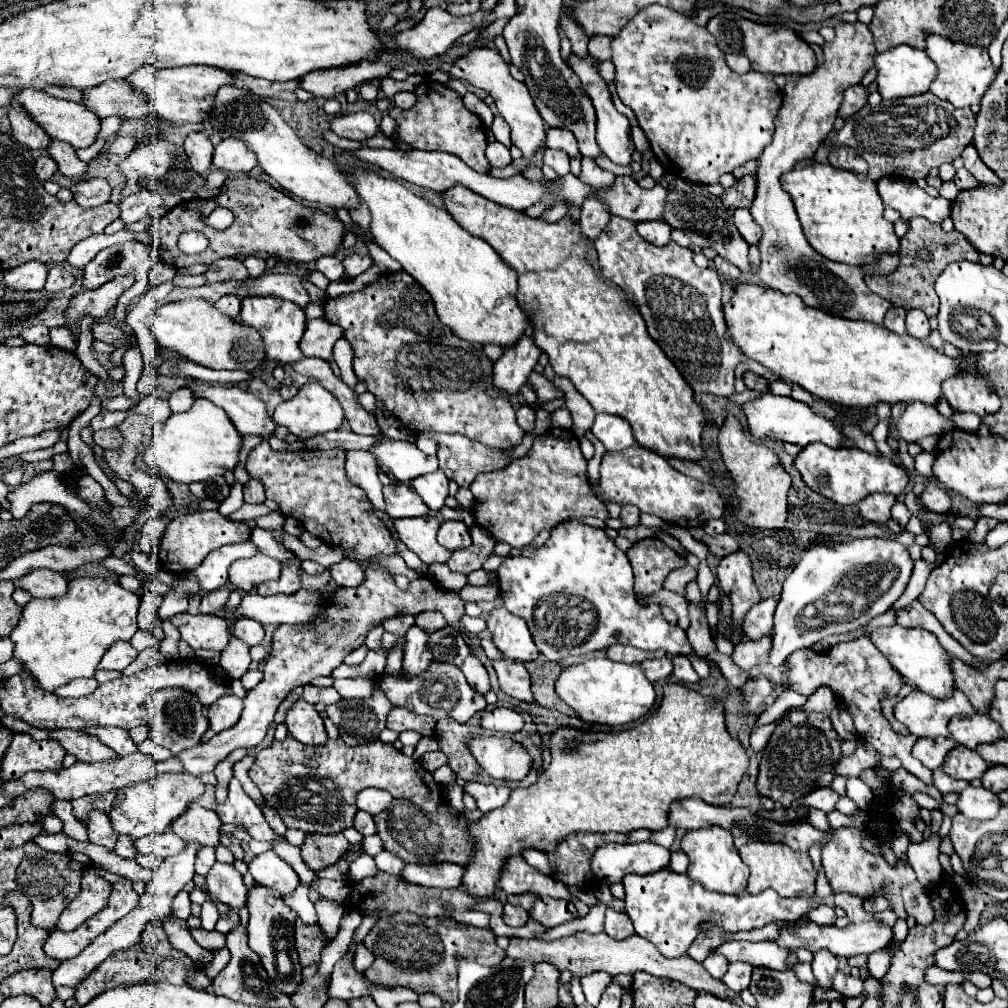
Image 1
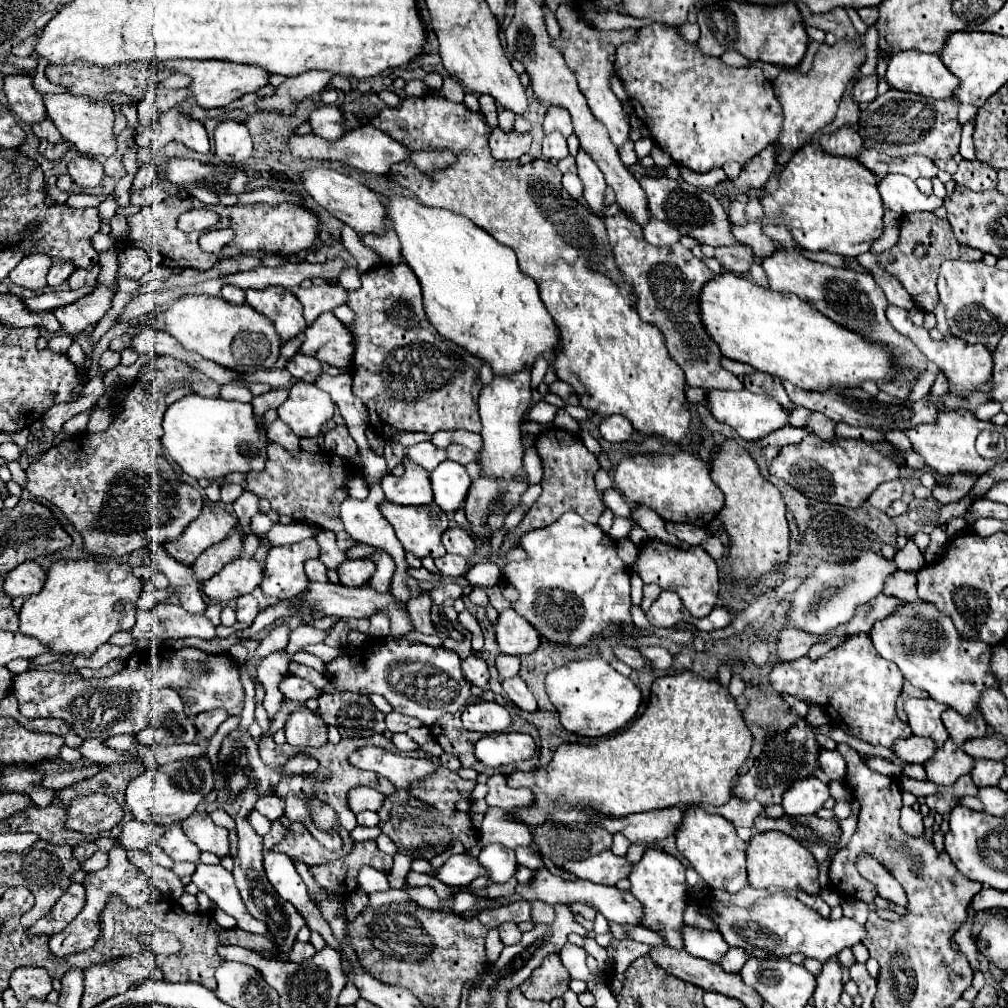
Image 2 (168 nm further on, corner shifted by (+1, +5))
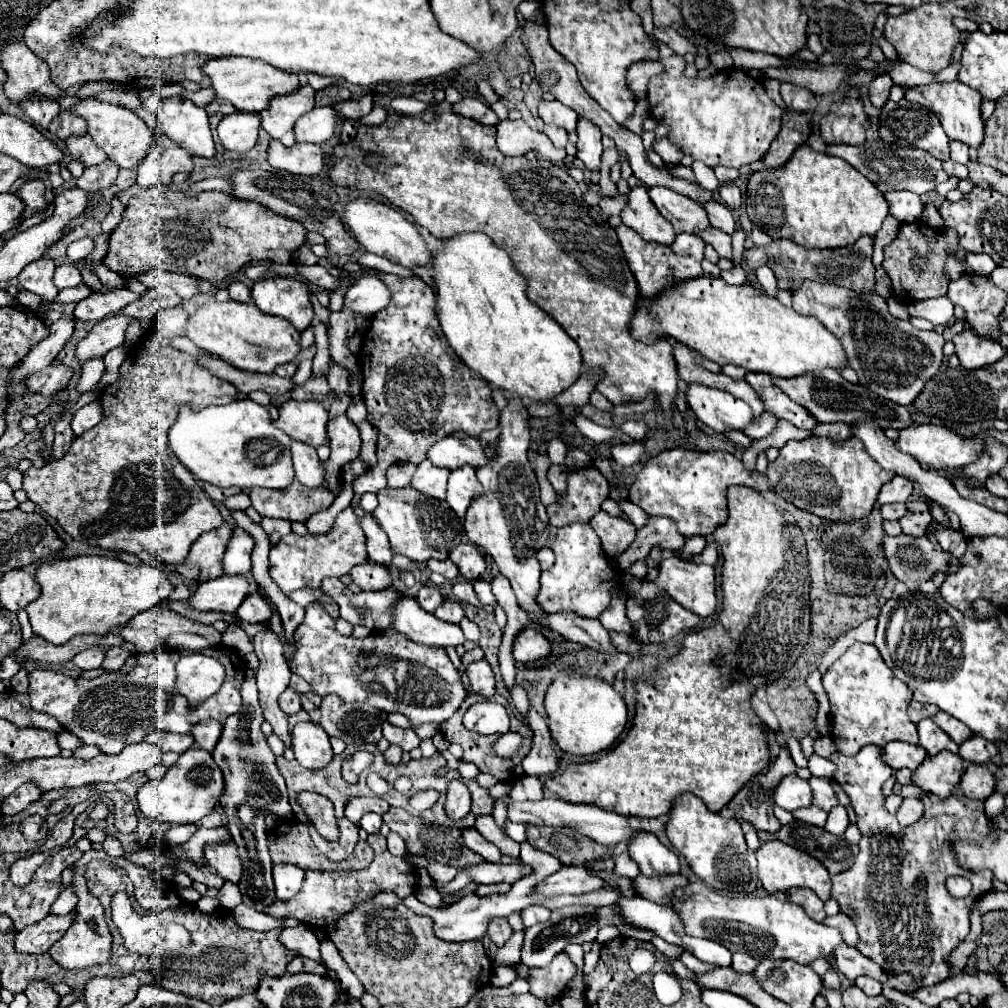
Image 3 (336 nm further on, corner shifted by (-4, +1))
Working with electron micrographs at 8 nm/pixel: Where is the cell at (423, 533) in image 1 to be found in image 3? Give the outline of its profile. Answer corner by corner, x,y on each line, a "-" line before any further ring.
410,487
378,491
378,507
374,517
380,527
388,533
390,547
394,553
402,553
414,561
426,563
428,559
448,559
448,553
462,541
462,523
448,507
446,501
426,497

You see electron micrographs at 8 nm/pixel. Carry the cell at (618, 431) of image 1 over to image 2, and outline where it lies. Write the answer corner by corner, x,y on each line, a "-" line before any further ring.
611,415
603,419
603,423
599,425
599,431
601,431
601,437
611,443
627,443
633,435
633,425
623,415

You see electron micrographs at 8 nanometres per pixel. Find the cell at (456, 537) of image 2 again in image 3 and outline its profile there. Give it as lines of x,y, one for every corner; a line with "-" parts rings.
460,543
450,551
450,559
458,565
460,575
470,581
478,581
486,573
484,555
478,551
474,543

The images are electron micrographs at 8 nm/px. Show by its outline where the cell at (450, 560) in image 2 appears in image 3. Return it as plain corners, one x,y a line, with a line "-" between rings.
430,559
426,565
428,565
428,569
430,569
430,571
436,571
436,573
444,575
448,581
454,581
454,579
458,577
458,567
456,567
456,563
452,563
450,559
446,559
446,561

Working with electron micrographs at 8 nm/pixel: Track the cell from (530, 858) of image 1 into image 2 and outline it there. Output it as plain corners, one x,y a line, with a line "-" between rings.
495,807
485,813
479,837
483,843
501,843
509,849
515,849
519,845
529,847
533,843
527,825
523,825
521,821
513,821
513,817
509,817
509,811

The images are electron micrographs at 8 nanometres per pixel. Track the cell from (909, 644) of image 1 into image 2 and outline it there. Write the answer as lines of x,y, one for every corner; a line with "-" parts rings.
917,599
913,603
903,603
889,617
877,621
869,635
873,639
873,645
875,645
877,653
883,659
893,661
899,667
899,671
903,673
903,677
913,687
919,687
919,689
927,691
931,699
955,709
963,717
971,717
971,715
977,713
979,701
981,701
981,693
985,689
999,689
999,681
995,679
995,675
991,673
991,667
989,667
991,645
983,643
981,639
963,637
955,629
951,617
941,613
933,603
921,603
921,599

